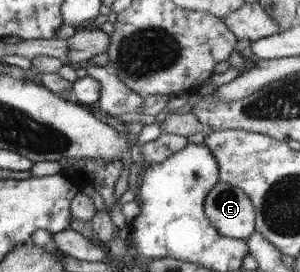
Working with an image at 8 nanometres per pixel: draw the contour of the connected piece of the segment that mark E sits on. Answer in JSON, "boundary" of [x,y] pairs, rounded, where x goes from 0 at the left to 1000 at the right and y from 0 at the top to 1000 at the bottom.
{"boundary":[[[733,665],[680,746],[697,813],[740,864],[817,882],[853,849],[853,757],[817,699]]]}

